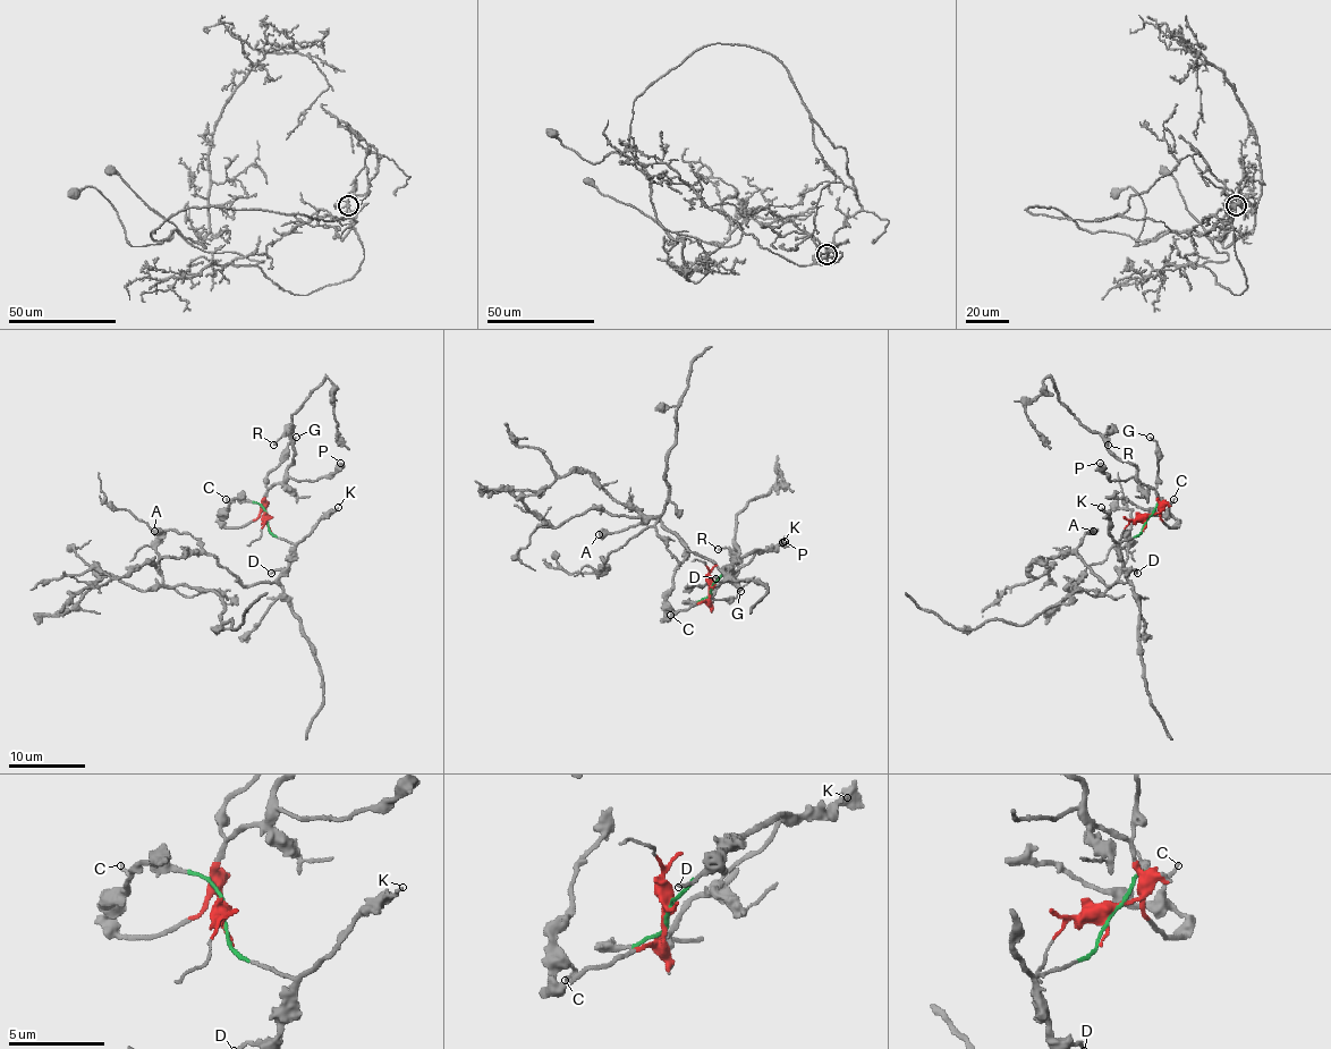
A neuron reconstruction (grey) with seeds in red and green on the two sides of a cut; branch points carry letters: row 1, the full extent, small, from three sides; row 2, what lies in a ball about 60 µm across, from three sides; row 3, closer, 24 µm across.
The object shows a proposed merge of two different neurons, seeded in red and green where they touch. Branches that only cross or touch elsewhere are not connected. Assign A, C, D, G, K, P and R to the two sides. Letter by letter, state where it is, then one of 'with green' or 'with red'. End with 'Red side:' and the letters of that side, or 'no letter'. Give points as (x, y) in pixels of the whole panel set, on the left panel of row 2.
A: (154, 531) | with green
C: (226, 499) | with red
D: (271, 573) | with green
G: (296, 437) | with red
K: (338, 507) | with green
P: (340, 463) | with red
R: (273, 445) | with red
Red side: C, G, P, R

